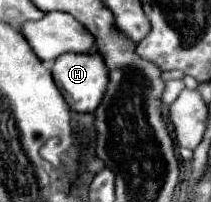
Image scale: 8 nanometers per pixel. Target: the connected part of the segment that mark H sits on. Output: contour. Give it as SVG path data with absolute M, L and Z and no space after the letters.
M64 53L52 65L52 79L72 111L94 113L108 83L98 53Z

